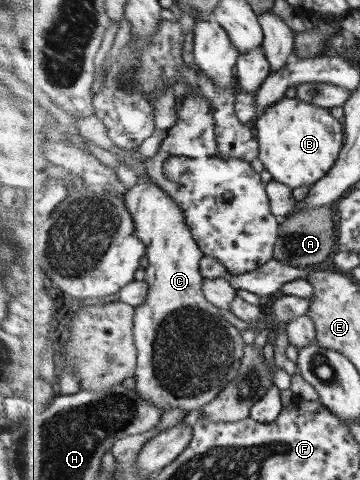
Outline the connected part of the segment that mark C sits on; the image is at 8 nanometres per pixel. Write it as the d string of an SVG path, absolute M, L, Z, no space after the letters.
M150 177L140 178L123 198L134 216L136 236L148 244L149 259L144 280L149 283L150 294L145 303L136 307L134 316L134 341L138 348L135 391L147 401L155 403L161 409L161 414L175 407L187 412L202 409L237 376L245 355L243 336L225 320L225 316L221 316L219 307L206 299L203 292L205 278L200 271L203 252L195 241L194 230L187 224L186 210L180 206L180 202Z

